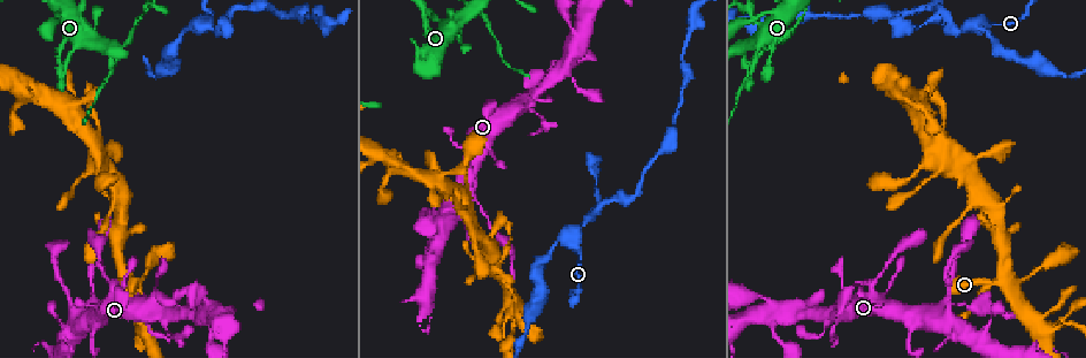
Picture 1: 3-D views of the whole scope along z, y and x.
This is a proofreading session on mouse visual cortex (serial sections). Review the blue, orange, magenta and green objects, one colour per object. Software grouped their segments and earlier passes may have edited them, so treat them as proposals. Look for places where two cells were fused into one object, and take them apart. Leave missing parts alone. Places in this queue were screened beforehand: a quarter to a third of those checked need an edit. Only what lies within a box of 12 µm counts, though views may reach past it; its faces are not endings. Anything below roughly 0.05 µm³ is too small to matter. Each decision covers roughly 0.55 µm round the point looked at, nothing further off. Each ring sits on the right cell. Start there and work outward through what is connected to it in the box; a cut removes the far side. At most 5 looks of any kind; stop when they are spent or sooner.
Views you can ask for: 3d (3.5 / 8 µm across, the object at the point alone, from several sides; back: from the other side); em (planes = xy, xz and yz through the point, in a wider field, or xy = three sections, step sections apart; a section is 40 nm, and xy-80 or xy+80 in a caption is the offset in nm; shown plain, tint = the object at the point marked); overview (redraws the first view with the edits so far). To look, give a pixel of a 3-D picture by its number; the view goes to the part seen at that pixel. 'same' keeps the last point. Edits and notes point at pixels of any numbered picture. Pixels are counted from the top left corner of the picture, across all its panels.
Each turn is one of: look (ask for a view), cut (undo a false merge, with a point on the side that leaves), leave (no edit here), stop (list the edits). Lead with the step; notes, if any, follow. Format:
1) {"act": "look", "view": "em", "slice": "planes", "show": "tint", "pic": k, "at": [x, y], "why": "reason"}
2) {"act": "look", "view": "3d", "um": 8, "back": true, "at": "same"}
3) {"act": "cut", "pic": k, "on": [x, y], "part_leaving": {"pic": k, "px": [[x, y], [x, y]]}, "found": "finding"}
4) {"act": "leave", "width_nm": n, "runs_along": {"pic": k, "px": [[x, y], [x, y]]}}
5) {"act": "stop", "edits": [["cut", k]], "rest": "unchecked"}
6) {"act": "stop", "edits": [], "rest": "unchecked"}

{"act": "look", "view": "3d", "um": 3.5, "pic": 1, "at": [1001, 281], "why": "four-way junction"}

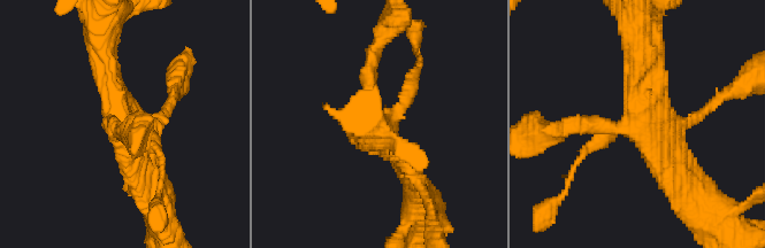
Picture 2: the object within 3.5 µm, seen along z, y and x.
{"act": "look", "view": "em", "slice": "xy", "step": 3, "show": "tint", "pic": 2, "at": [635, 115], "why": "shape alone is not enough"}

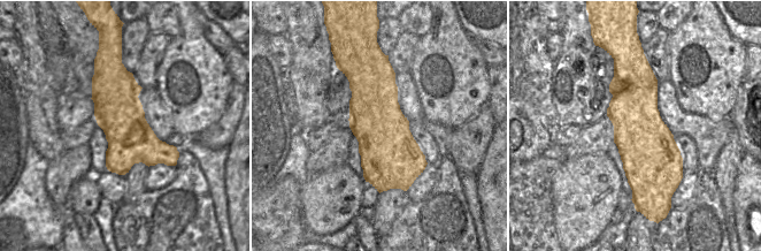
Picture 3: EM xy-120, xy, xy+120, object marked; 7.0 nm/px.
{"act": "leave", "runs_along": {"pic": 2, "px": [[566, 128], [628, 124], [640, 44]]}, "found": "one cell here"}

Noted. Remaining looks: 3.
{"act": "look", "view": "3d", "um": 3.5, "pic": 1, "at": [940, 312]}

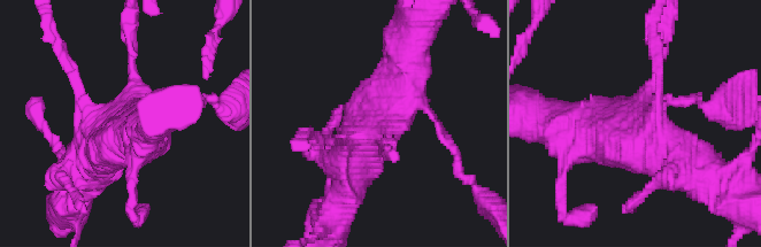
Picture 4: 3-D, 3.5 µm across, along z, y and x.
{"act": "look", "view": "em", "slice": "xy", "step": 2, "show": "tint", "pic": 4, "at": [394, 116], "why": "shape alone is not enough"}

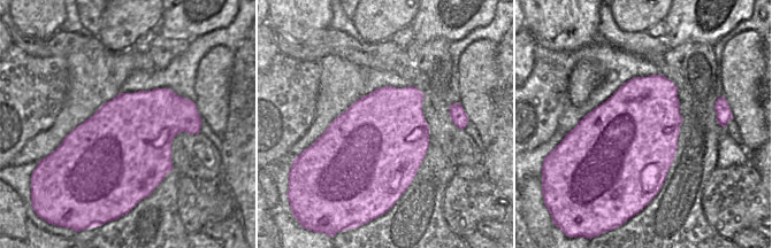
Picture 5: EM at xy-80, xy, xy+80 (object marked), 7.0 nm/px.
{"act": "leave", "runs_along": {"pic": 4, "px": [[405, 47], [352, 168]]}, "found": "all the same cell"}

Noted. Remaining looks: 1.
{"act": "stop", "edits": [], "rest": "unchecked"}

